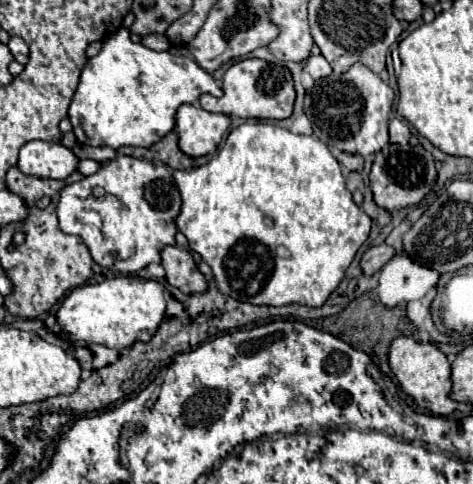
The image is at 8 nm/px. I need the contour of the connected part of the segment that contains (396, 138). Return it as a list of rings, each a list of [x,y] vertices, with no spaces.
[[[392,119],[390,121],[390,143],[398,143],[398,145],[406,145],[410,139],[410,129],[408,123],[402,119]]]

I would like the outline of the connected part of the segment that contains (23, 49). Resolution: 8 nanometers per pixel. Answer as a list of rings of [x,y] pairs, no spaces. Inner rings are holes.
[[[12,37],[10,43],[8,43],[8,47],[10,47],[10,51],[12,51],[12,55],[14,55],[14,59],[18,63],[22,63],[22,65],[28,63],[28,45],[24,43],[24,39]]]

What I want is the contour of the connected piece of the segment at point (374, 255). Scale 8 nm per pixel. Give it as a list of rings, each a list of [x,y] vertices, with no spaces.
[[[384,243],[378,247],[370,247],[360,259],[360,269],[364,271],[364,275],[374,275],[382,269],[384,263],[388,263],[388,259],[394,257],[394,253],[396,251]]]

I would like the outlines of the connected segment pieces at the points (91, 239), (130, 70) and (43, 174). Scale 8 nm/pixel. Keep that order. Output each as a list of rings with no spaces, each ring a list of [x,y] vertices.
[[[116,155],[110,161],[100,163],[100,169],[94,175],[80,179],[78,183],[66,185],[60,193],[56,207],[60,229],[64,233],[78,235],[84,245],[90,249],[92,259],[100,267],[108,267],[119,274],[135,274],[150,263],[160,263],[160,253],[168,245],[176,245],[176,223],[174,219],[180,213],[180,193],[174,183],[170,169],[162,163],[150,163],[146,159],[122,157]]]
[[[120,27],[102,43],[100,53],[88,59],[68,119],[76,141],[82,145],[150,147],[174,129],[176,109],[182,103],[196,103],[202,93],[220,97],[222,89],[194,59],[172,55],[170,51],[158,53],[142,43],[132,43],[130,31]]]
[[[28,141],[20,149],[16,167],[30,177],[66,179],[70,173],[76,171],[78,159],[64,145],[48,141]]]

